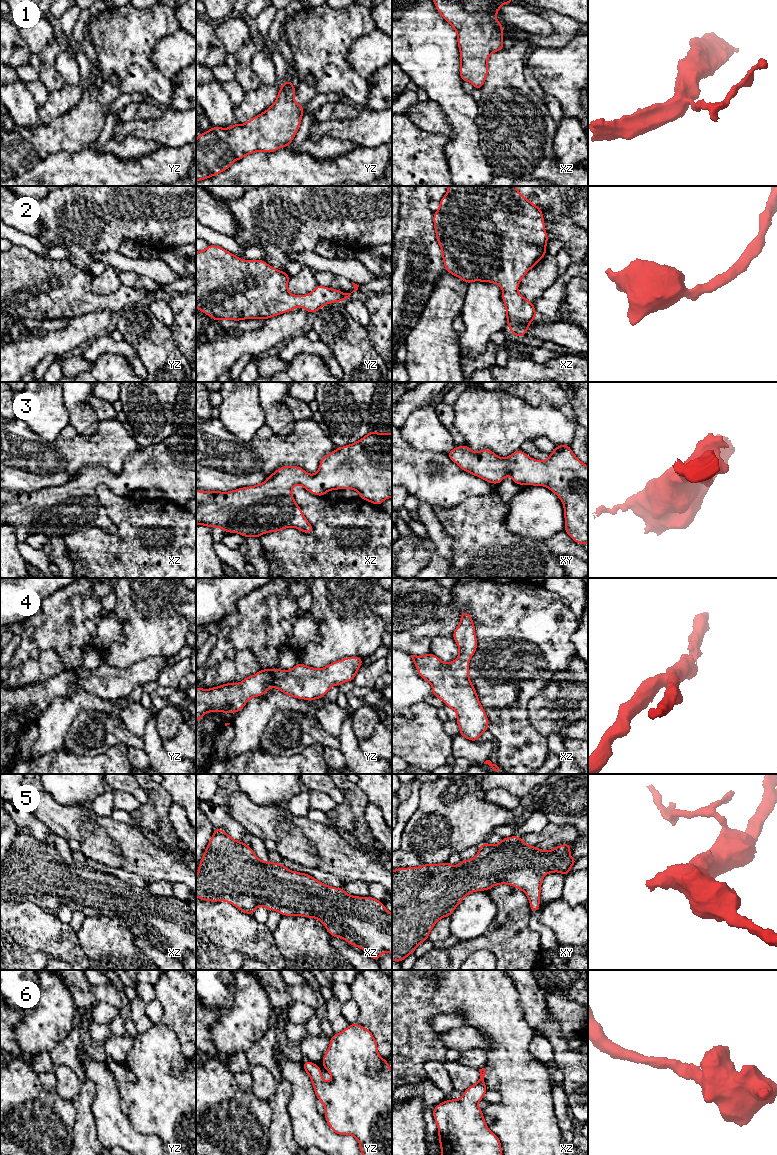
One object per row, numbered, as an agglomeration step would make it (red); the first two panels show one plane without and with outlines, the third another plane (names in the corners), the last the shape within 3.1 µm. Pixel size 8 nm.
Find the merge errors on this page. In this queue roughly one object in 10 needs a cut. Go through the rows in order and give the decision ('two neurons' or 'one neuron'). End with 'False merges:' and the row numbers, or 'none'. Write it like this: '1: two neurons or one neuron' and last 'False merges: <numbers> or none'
1: one neuron
2: one neuron
3: one neuron
4: one neuron
5: one neuron
6: one neuron
False merges: none

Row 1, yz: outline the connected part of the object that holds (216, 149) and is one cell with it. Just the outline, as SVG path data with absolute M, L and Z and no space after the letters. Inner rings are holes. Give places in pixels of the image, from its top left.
M287 79L280 87L273 105L245 124L235 123L230 128L212 127L196 139L196 181L211 178L225 170L236 160L255 152L275 152L288 147L294 139L303 116L303 105L294 101L296 88Z

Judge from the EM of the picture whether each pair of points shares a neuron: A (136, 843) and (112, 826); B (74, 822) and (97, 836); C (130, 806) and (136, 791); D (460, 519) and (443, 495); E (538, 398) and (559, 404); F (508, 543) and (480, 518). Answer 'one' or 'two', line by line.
A: one
B: two
C: two
D: two
E: one
F: one

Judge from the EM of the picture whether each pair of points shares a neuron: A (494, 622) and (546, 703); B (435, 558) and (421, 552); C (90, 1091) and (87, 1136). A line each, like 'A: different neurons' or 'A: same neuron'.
A: different neurons
B: different neurons
C: same neuron

